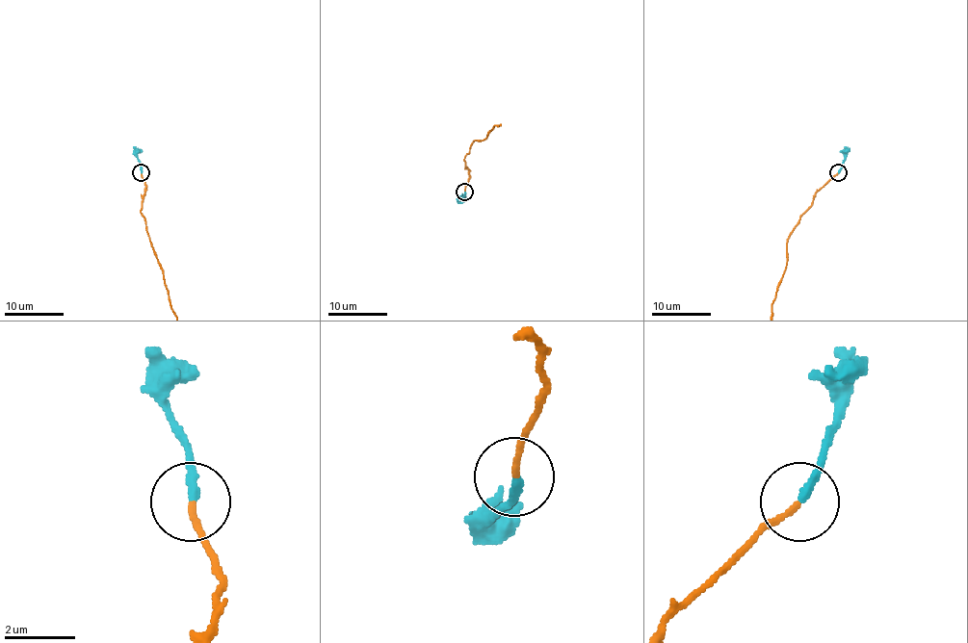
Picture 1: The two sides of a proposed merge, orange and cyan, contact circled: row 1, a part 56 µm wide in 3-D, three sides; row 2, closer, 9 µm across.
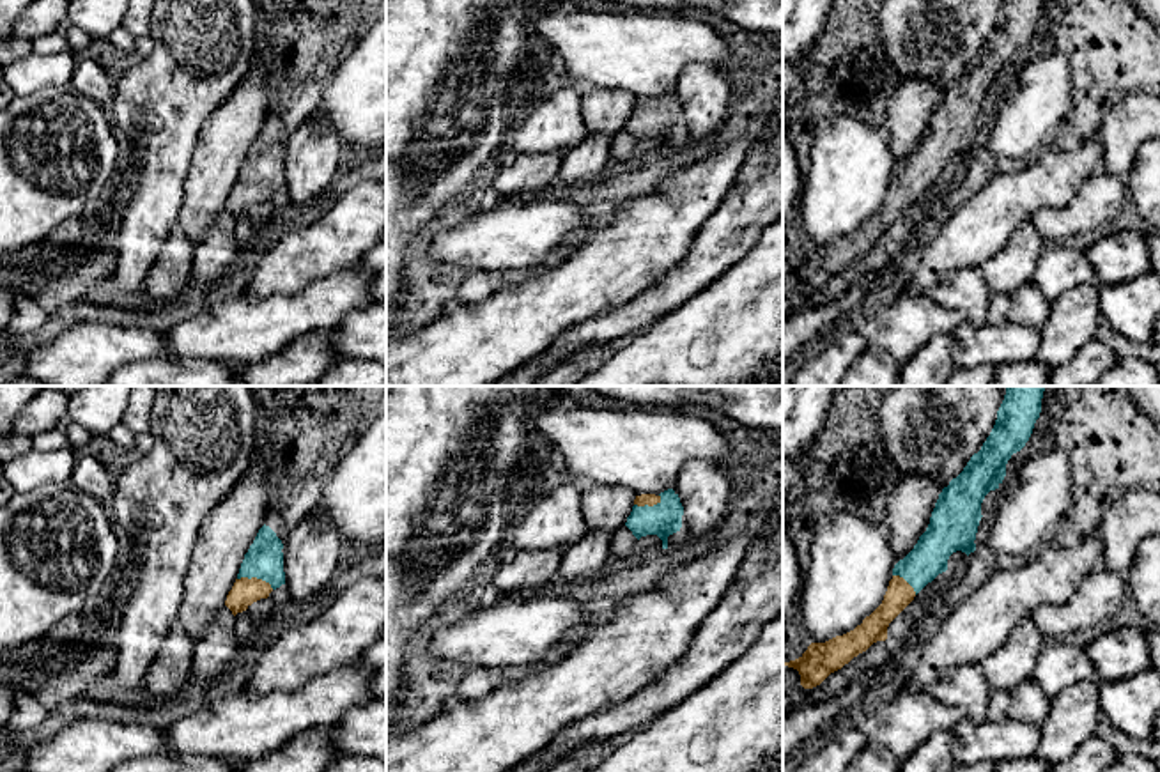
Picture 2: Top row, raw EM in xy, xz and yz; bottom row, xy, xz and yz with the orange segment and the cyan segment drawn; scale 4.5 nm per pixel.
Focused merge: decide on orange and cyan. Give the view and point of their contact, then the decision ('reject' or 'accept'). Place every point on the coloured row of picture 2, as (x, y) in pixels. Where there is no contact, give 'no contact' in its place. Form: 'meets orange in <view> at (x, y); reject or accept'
meets orange in xy at (255, 578); accept

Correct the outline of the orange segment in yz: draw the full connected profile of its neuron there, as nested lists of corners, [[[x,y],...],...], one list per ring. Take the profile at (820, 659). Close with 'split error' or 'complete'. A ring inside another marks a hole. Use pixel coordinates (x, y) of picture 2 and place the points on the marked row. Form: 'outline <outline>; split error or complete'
outline [[[1006,386],[990,436],[939,494],[926,531],[894,565],[882,604],[854,630],[825,643],[811,643],[799,659],[785,662],[799,671],[804,689],[820,685],[873,643],[885,641],[889,623],[928,583],[947,570],[949,556],[976,551],[981,503],[990,490],[999,489],[1008,460],[1029,441],[1041,413],[1043,391],[1045,386]]]; split error

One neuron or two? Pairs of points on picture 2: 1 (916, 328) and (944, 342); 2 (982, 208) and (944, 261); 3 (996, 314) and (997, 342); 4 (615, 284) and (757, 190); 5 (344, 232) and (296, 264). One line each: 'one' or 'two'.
1: two
2: one
3: two
4: two
5: one

